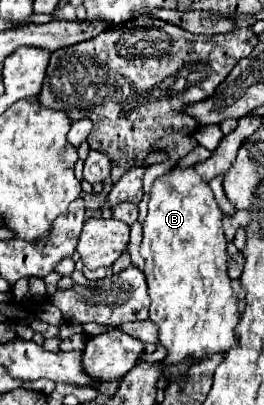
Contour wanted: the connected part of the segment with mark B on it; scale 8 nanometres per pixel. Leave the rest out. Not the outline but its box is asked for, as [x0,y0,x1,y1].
[140,169,240,381]

